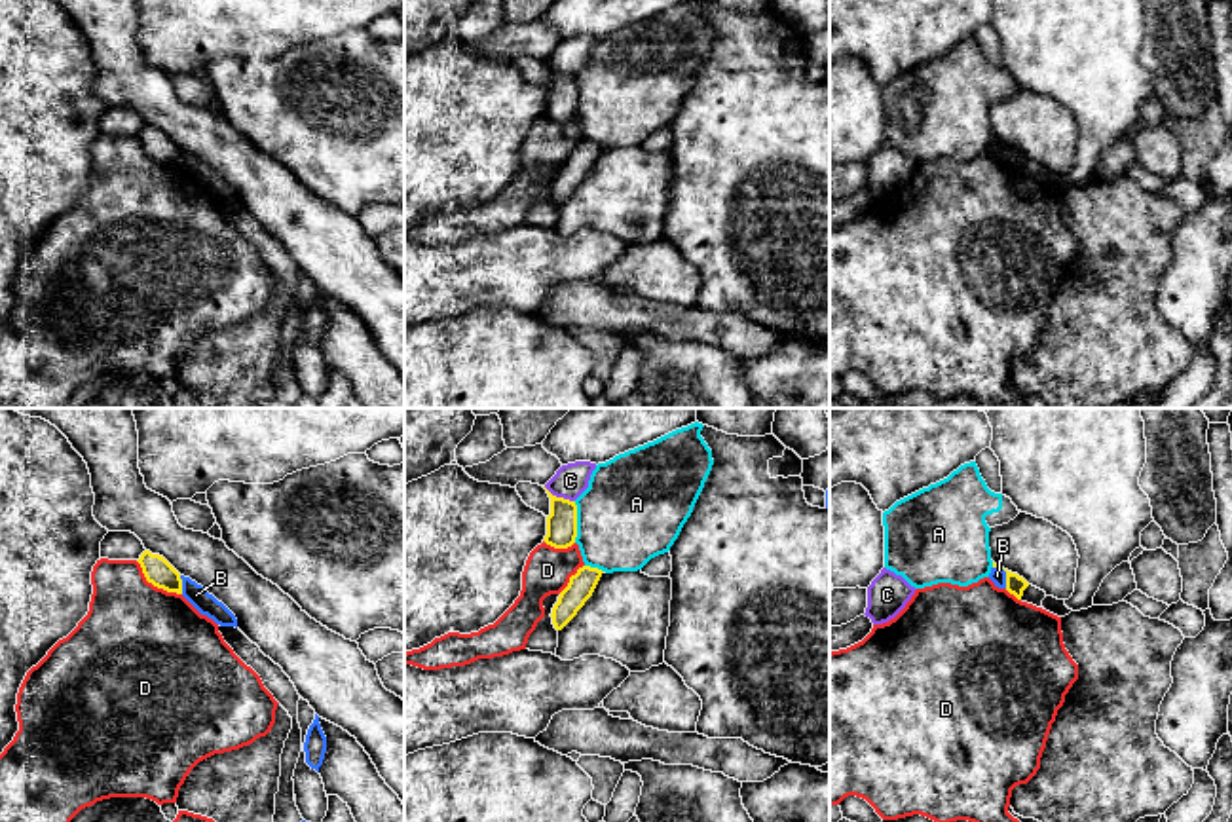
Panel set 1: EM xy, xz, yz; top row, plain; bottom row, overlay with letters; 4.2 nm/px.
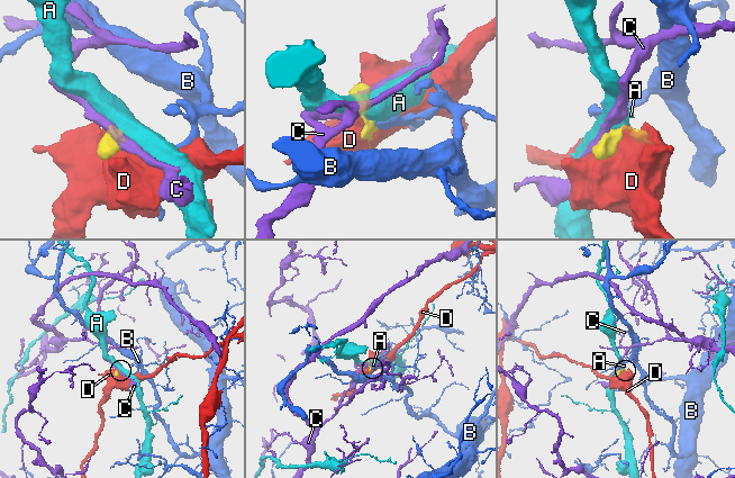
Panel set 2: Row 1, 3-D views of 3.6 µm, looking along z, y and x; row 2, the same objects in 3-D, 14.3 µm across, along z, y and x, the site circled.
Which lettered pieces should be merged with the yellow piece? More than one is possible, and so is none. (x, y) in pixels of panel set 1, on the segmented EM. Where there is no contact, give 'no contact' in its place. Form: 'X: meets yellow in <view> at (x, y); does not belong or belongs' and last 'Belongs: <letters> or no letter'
A: meets yellow in xz at (576, 523); does not belong
B: meets yellow in yz at (1007, 574); does not belong
C: meets yellow in xz at (559, 498); does not belong
D: meets yellow in xy at (154, 585); does not belong
Belongs: no letter

